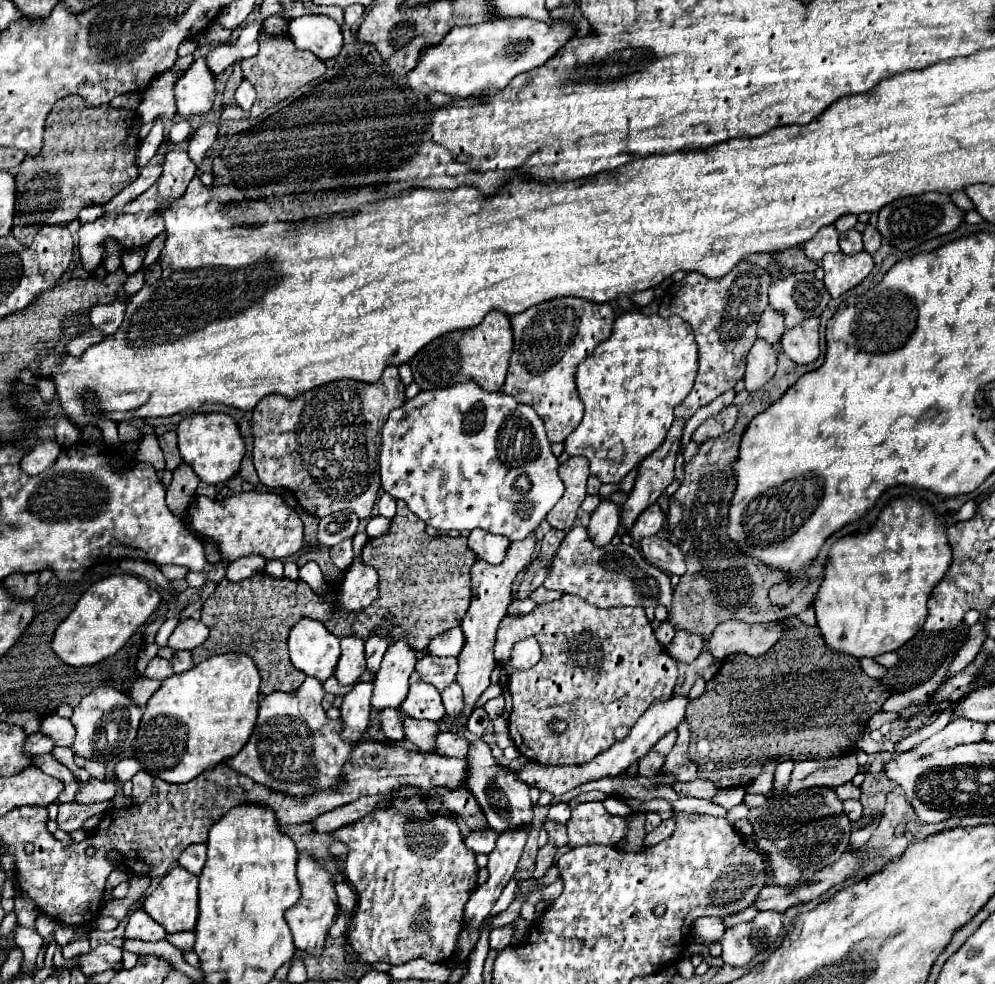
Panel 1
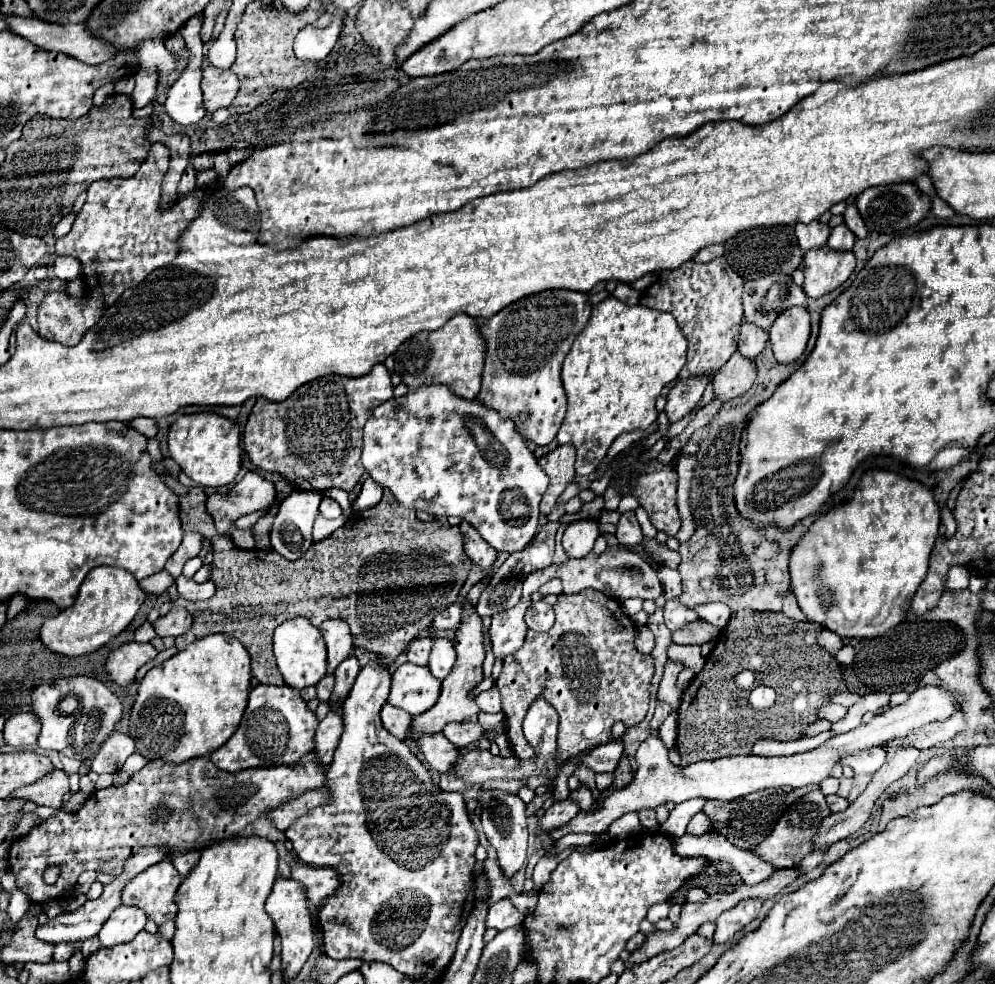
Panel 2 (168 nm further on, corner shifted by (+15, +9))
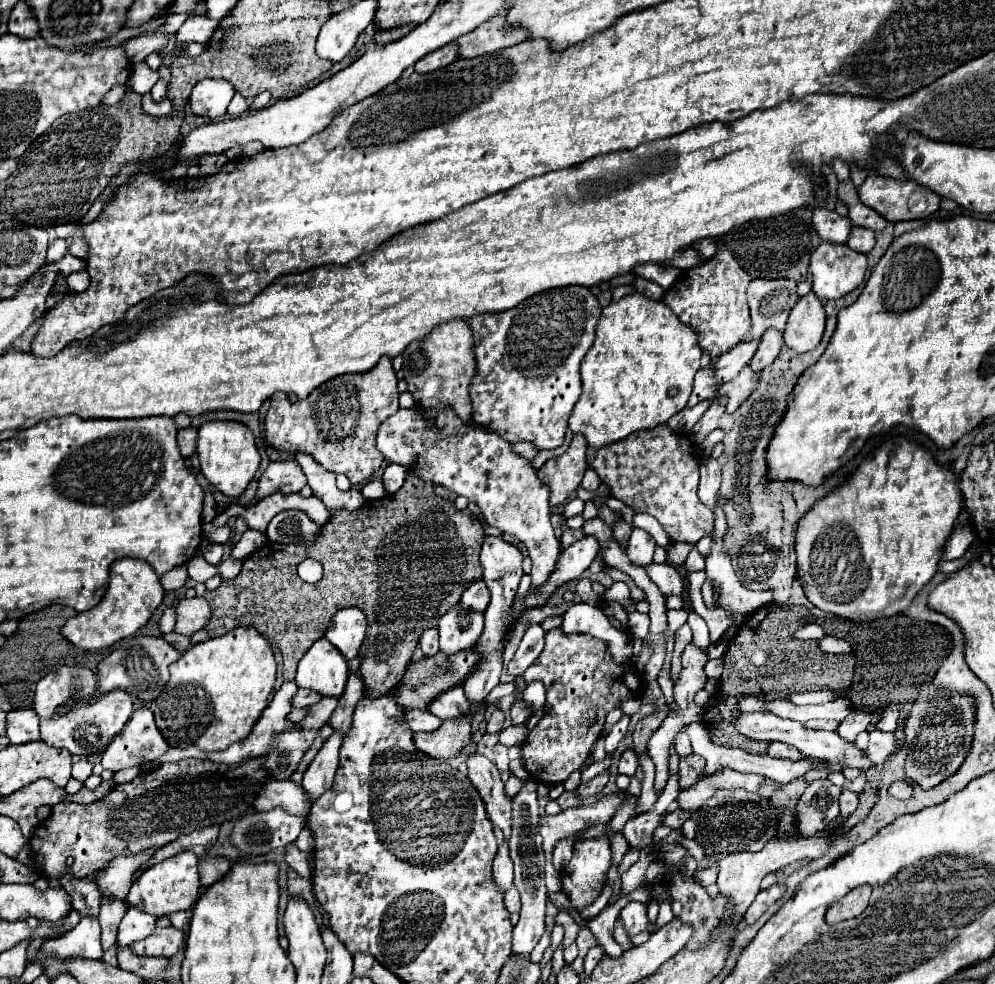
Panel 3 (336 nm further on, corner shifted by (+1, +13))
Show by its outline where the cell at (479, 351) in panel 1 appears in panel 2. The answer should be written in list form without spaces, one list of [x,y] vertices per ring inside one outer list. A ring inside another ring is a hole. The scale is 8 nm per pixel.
[[[455,314],[445,326],[433,332],[419,332],[399,346],[395,356],[395,374],[409,386],[409,390],[425,384],[447,384],[463,398],[475,398],[481,388],[481,370],[485,366],[485,338],[481,338],[479,324],[469,314]]]

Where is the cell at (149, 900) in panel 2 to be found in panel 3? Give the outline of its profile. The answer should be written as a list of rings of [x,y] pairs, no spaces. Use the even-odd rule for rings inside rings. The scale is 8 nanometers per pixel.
[[[181,852],[173,858],[167,858],[159,864],[153,864],[151,868],[147,868],[137,882],[131,886],[129,894],[127,894],[127,906],[135,906],[141,908],[147,914],[153,916],[169,916],[173,912],[179,910],[189,910],[199,896],[199,870],[197,870],[199,858],[191,852]]]

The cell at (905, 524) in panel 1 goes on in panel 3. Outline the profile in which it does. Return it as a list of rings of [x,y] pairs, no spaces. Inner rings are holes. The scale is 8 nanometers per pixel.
[[[900,438],[897,443],[886,441],[874,450],[871,458],[863,460],[841,486],[833,488],[829,496],[823,496],[815,508],[799,520],[795,538],[797,580],[809,602],[823,612],[859,622],[899,614],[935,576],[943,544],[953,530],[959,510],[961,494],[951,468],[937,464],[929,450],[906,438]]]

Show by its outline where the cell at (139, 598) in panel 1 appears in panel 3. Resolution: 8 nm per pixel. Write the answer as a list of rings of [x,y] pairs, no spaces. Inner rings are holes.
[[[123,558],[113,562],[109,578],[111,582],[103,600],[95,608],[81,612],[75,618],[69,618],[61,628],[61,634],[77,648],[99,650],[99,648],[113,646],[115,642],[131,636],[141,626],[145,626],[153,616],[153,612],[157,610],[157,606],[163,602],[165,590],[161,586],[161,578],[143,560]]]

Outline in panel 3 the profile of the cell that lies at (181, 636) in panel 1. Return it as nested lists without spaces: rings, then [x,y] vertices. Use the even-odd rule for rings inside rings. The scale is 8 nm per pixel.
[[[185,598],[179,602],[177,606],[177,624],[175,624],[175,632],[177,634],[185,634],[191,636],[195,632],[199,632],[201,628],[205,628],[211,620],[211,610],[205,598]]]

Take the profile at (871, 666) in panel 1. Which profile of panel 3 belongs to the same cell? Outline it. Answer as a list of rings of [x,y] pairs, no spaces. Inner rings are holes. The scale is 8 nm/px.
[[[805,624],[793,634],[795,640],[811,640],[811,638],[817,640],[817,638],[823,638],[823,636],[825,636],[825,630],[819,624]]]

